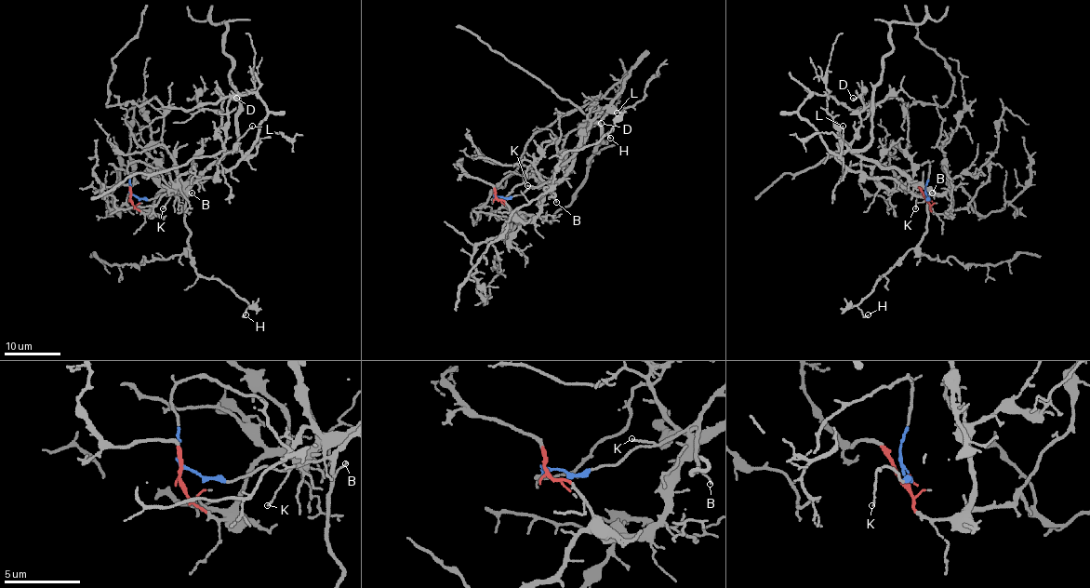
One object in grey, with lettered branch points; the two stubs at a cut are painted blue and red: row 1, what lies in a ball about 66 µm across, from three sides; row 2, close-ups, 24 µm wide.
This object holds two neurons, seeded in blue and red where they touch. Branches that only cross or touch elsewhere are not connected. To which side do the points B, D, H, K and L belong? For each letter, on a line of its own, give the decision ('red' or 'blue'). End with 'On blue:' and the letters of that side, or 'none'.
B: blue
D: red
H: blue
K: blue
L: red
On blue: B, H, K

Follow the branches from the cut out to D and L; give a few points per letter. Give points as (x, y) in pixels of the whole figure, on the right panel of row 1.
D: (928, 197), (937, 214), (950, 208), (949, 190), (931, 193), (850, 148), (863, 102), (853, 98)
L: (928, 197), (937, 214), (950, 208), (949, 190), (931, 193), (896, 168), (862, 159), (842, 139), (842, 126)

